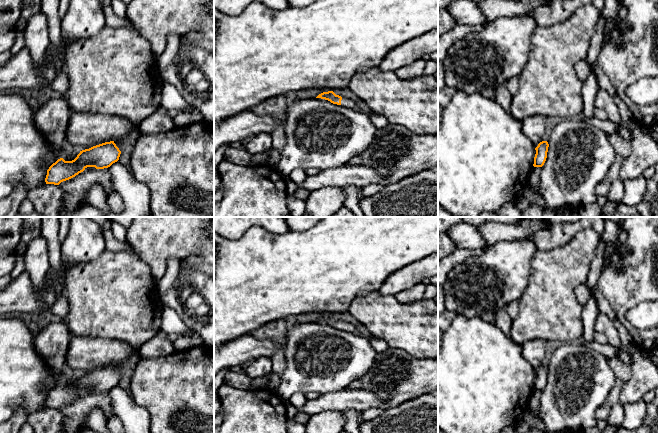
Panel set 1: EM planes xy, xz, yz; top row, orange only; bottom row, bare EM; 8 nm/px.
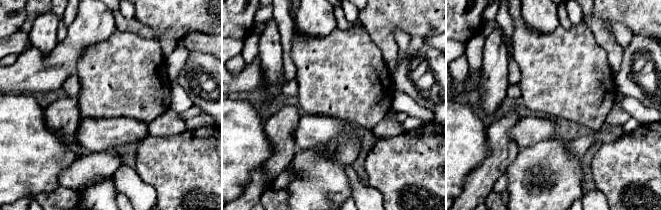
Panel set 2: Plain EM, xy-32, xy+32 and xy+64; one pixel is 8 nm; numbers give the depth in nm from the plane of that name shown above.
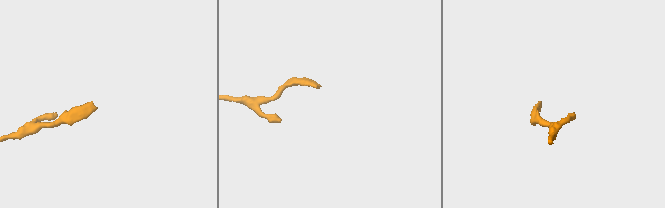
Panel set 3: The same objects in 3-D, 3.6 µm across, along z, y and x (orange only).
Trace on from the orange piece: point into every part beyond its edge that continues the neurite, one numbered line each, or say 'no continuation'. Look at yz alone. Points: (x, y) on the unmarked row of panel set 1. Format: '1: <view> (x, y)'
1: yz (551, 346)

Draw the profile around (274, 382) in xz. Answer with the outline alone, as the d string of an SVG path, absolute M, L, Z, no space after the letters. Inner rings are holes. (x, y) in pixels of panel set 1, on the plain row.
M272 372L268 375L268 377L269 377L269 382L267 389L276 392L281 383L281 376Z

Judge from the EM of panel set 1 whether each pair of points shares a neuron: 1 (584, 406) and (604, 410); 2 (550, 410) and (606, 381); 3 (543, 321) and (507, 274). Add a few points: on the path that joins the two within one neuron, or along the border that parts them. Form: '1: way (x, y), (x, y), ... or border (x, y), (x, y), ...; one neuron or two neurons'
1: border (611, 389), (606, 400), (596, 411), (597, 421); two neurons
2: way (565, 414), (576, 415), (586, 406), (591, 396); one neuron
3: border (529, 270), (527, 287), (517, 302); two neurons

